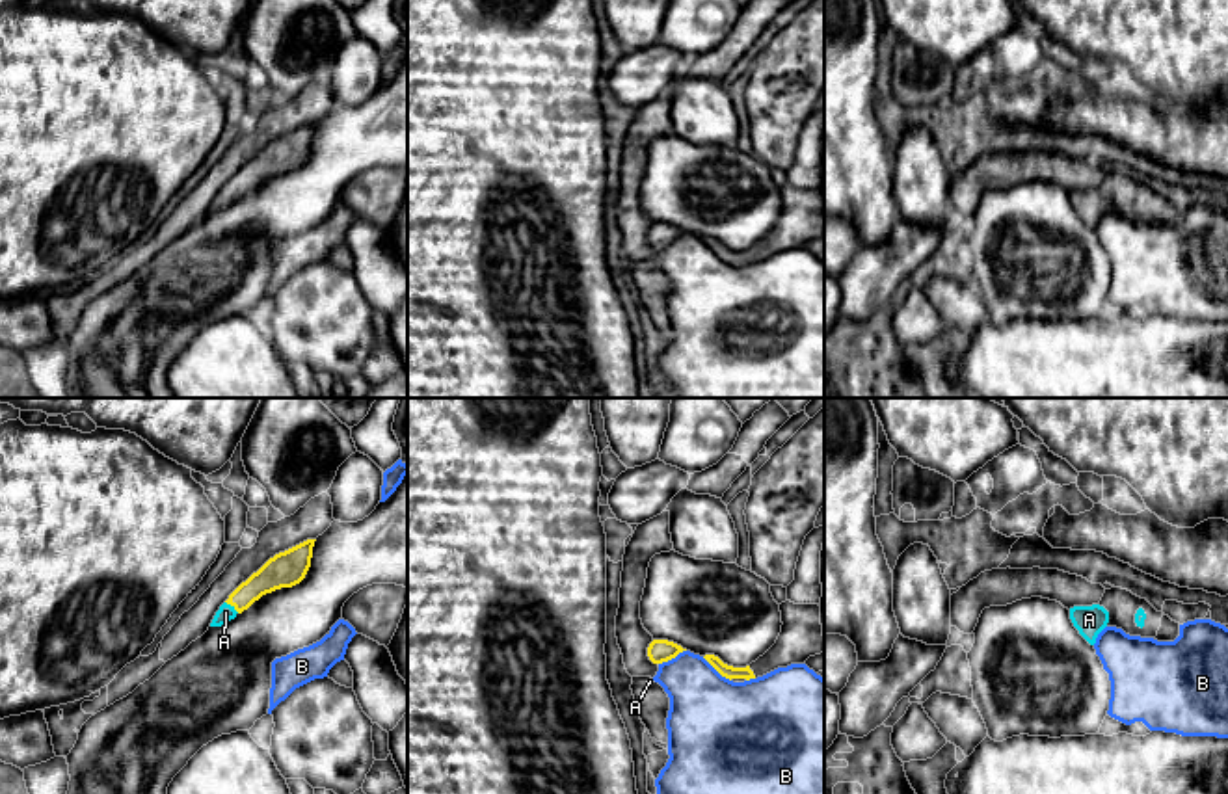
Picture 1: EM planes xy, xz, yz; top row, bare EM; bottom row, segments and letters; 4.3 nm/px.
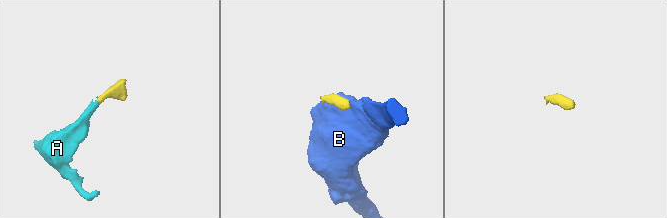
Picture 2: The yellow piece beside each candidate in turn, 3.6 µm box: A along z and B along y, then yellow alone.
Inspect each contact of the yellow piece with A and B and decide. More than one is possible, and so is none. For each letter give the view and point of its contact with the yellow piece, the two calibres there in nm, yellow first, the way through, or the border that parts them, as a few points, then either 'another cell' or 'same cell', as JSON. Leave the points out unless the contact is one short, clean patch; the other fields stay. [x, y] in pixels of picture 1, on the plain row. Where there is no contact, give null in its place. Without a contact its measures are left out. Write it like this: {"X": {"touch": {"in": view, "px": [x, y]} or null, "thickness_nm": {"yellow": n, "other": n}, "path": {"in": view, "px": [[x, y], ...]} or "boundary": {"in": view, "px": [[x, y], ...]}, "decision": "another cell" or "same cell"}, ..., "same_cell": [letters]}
{"A": {"touch": {"in": "xy", "px": [233, 188]}, "thickness_nm": {"yellow": 140, "other": 70}, "decision": "same cell"}, "B": {"touch": {"in": "xz", "px": [717, 253]}, "thickness_nm": {"yellow": 60, "other": 420}, "decision": "another cell"}, "same_cell": ["A"]}

